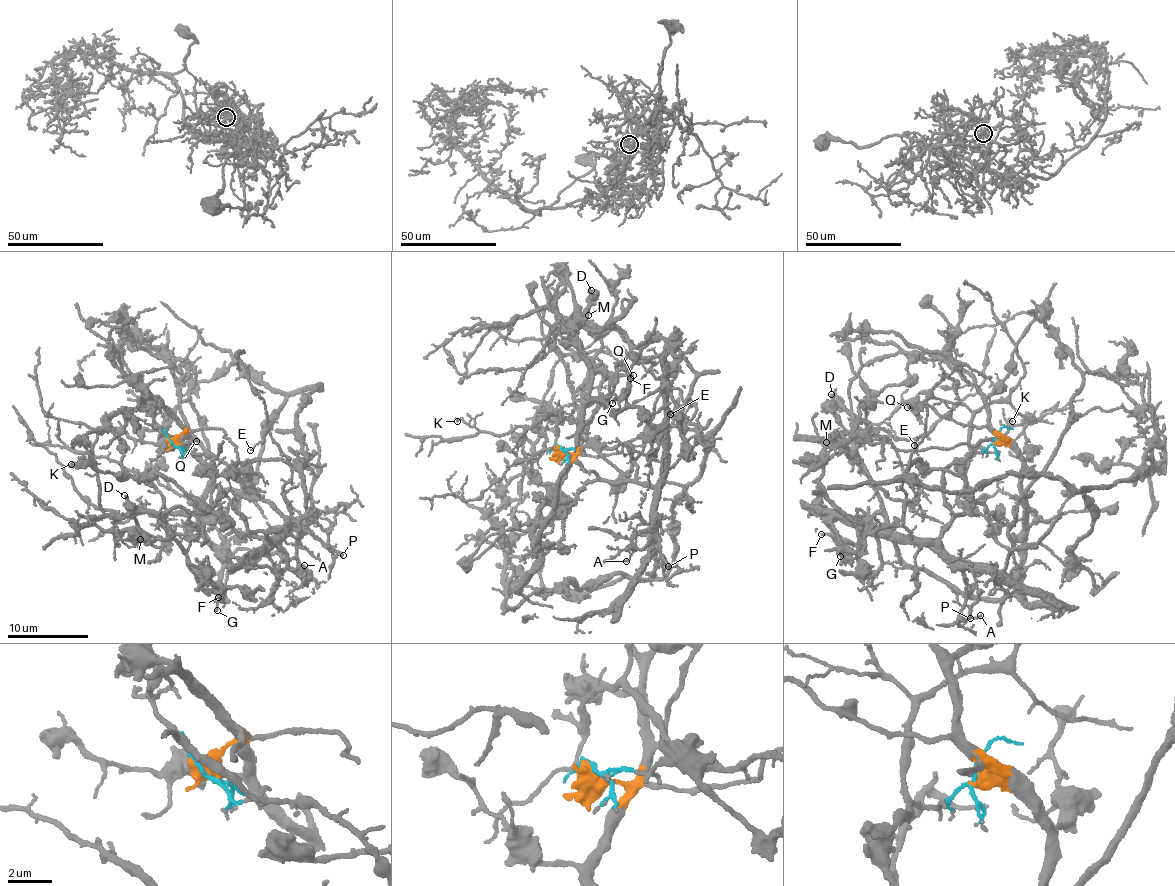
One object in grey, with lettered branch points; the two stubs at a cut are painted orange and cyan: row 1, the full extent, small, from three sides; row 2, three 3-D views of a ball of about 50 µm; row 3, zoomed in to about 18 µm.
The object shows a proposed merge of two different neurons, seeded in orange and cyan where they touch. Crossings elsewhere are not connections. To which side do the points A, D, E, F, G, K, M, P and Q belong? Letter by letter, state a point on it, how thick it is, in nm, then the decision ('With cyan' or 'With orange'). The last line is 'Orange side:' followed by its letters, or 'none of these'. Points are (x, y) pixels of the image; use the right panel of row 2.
A: Place: (980, 615). Thickness 140 nm. With cyan
D: Place: (831, 394). Thickness 220 nm. With orange
E: Place: (914, 445). Thickness 100 nm. With cyan
F: Place: (821, 534). Thickness 170 nm. With orange
G: Place: (840, 556). Thickness 190 nm. With orange
K: Place: (1012, 421). Thickness 150 nm. With cyan
M: Place: (826, 442). Thickness 280 nm. With orange
P: Place: (970, 618). Thickness 240 nm. With cyan
Q: Place: (907, 407). Thickness 240 nm. With orange
Orange side: D, F, G, M, Q

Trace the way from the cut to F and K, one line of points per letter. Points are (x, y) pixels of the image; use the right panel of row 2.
F: (996, 437), (1022, 463), (1023, 560), (1011, 594), (981, 598), (914, 569), (882, 515), (856, 544), (820, 535)
K: (996, 437), (945, 470), (965, 481), (972, 502), (964, 507), (958, 498), (976, 448), (1013, 421)

